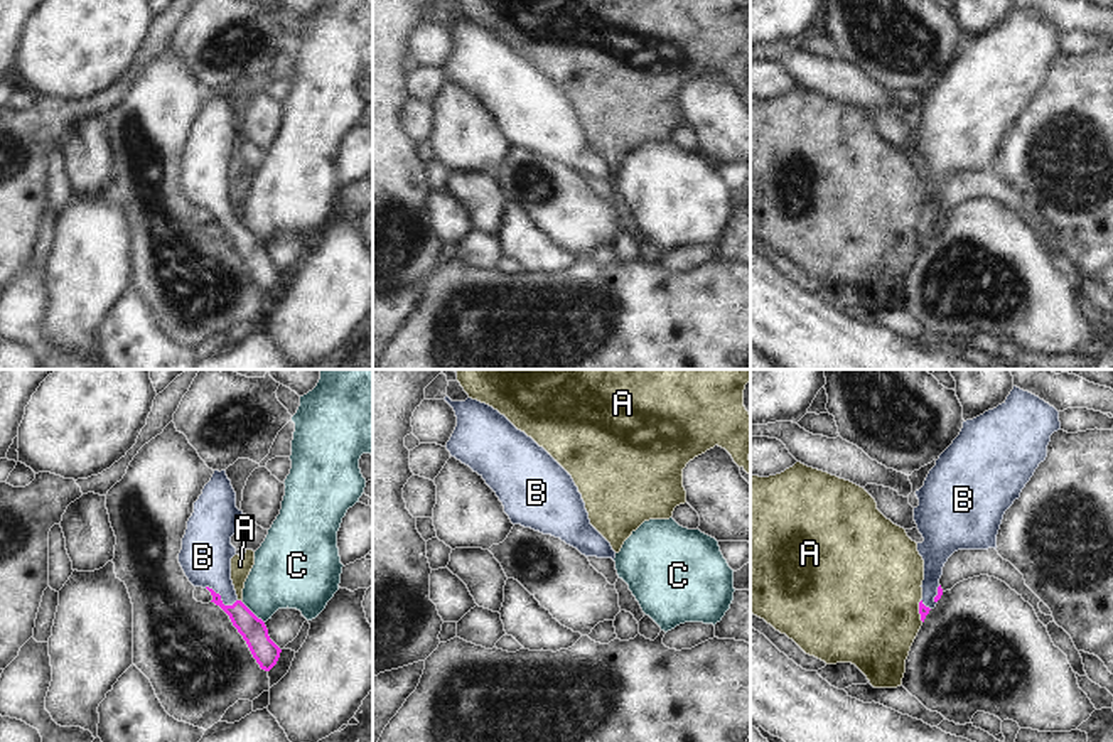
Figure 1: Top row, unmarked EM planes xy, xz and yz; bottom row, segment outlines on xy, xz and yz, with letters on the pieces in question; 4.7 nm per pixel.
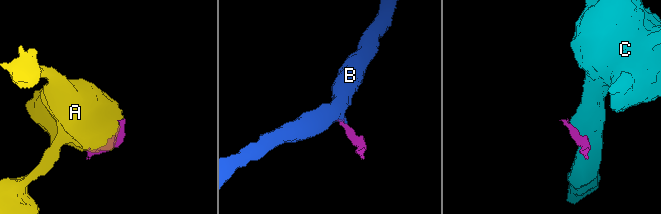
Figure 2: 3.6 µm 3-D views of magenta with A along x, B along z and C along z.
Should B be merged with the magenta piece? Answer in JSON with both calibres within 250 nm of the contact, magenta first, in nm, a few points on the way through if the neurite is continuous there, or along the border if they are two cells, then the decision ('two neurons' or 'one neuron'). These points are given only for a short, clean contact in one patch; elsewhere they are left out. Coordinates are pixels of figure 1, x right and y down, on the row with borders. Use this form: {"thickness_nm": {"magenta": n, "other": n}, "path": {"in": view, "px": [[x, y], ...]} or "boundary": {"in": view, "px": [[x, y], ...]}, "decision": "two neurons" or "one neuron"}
{"thickness_nm": {"magenta": 120, "other": 240}, "path": {"in": "xy", "px": [[253, 629], [220, 599], [206, 553]]}, "decision": "one neuron"}

